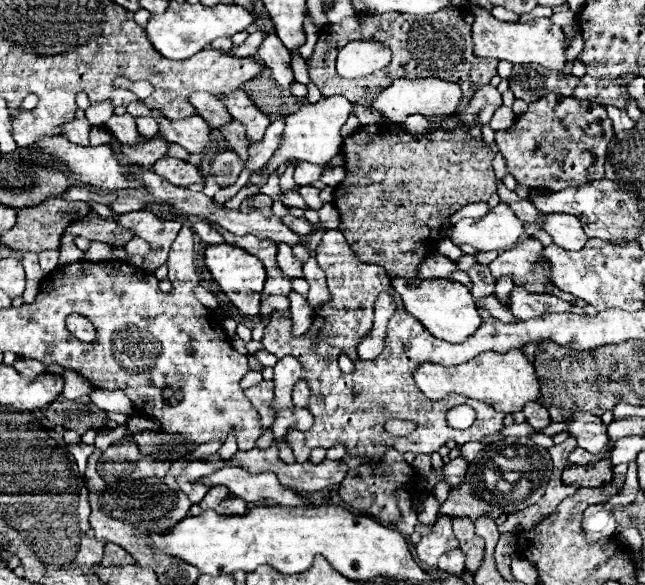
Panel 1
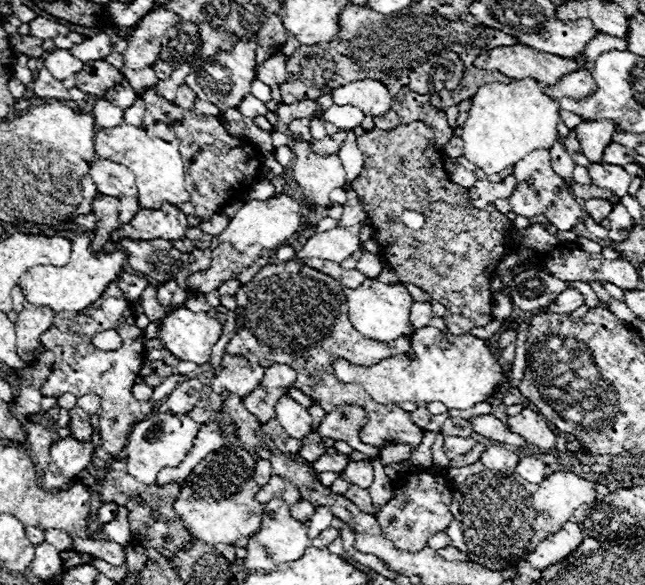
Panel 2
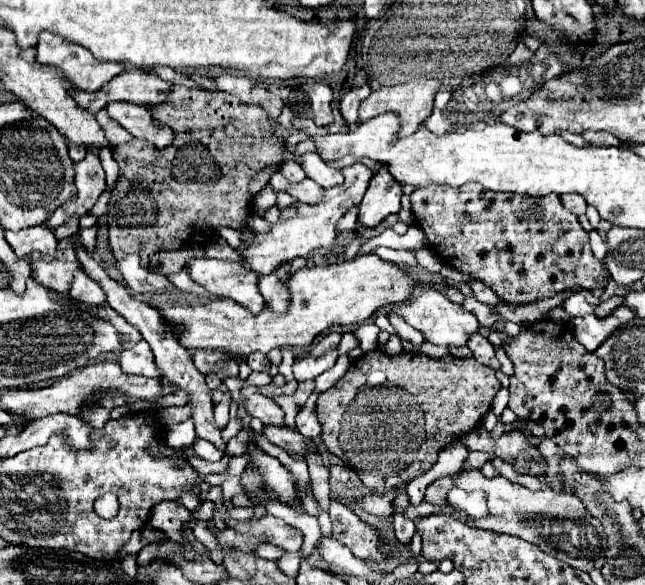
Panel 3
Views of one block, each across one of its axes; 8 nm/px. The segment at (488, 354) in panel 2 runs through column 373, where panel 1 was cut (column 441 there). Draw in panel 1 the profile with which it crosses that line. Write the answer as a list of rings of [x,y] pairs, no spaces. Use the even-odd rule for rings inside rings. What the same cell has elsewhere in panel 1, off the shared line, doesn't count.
[[[510,350],[506,354],[498,352],[484,352],[472,358],[470,362],[458,364],[458,366],[438,366],[438,364],[424,364],[416,368],[414,372],[416,386],[430,398],[430,400],[442,400],[450,392],[480,400],[496,408],[498,412],[514,414],[524,408],[528,402],[536,402],[540,396],[538,388],[538,376],[534,366],[530,364],[528,356],[520,350]]]

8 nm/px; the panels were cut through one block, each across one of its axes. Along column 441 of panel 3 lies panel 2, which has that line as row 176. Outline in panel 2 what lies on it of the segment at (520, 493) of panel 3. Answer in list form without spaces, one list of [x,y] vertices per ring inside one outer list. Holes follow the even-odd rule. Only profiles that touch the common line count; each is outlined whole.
[[[510,174],[500,182],[488,182],[488,180],[478,180],[470,188],[470,200],[476,208],[486,208],[488,204],[494,204],[498,198],[508,198],[516,188],[516,178]]]

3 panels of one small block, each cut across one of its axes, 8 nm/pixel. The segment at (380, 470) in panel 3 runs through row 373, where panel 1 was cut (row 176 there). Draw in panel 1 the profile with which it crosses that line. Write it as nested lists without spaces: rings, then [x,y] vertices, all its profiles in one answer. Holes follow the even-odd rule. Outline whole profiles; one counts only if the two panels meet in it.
[[[394,122],[368,124],[344,140],[342,154],[346,178],[334,188],[334,206],[342,218],[338,230],[344,234],[346,242],[362,262],[384,266],[392,278],[416,278],[422,258],[436,250],[444,218],[460,210],[450,206],[484,202],[496,192],[496,176],[492,170],[494,152],[480,144],[478,138],[470,136],[468,128],[456,128],[452,132],[430,130],[426,136],[414,138]]]

